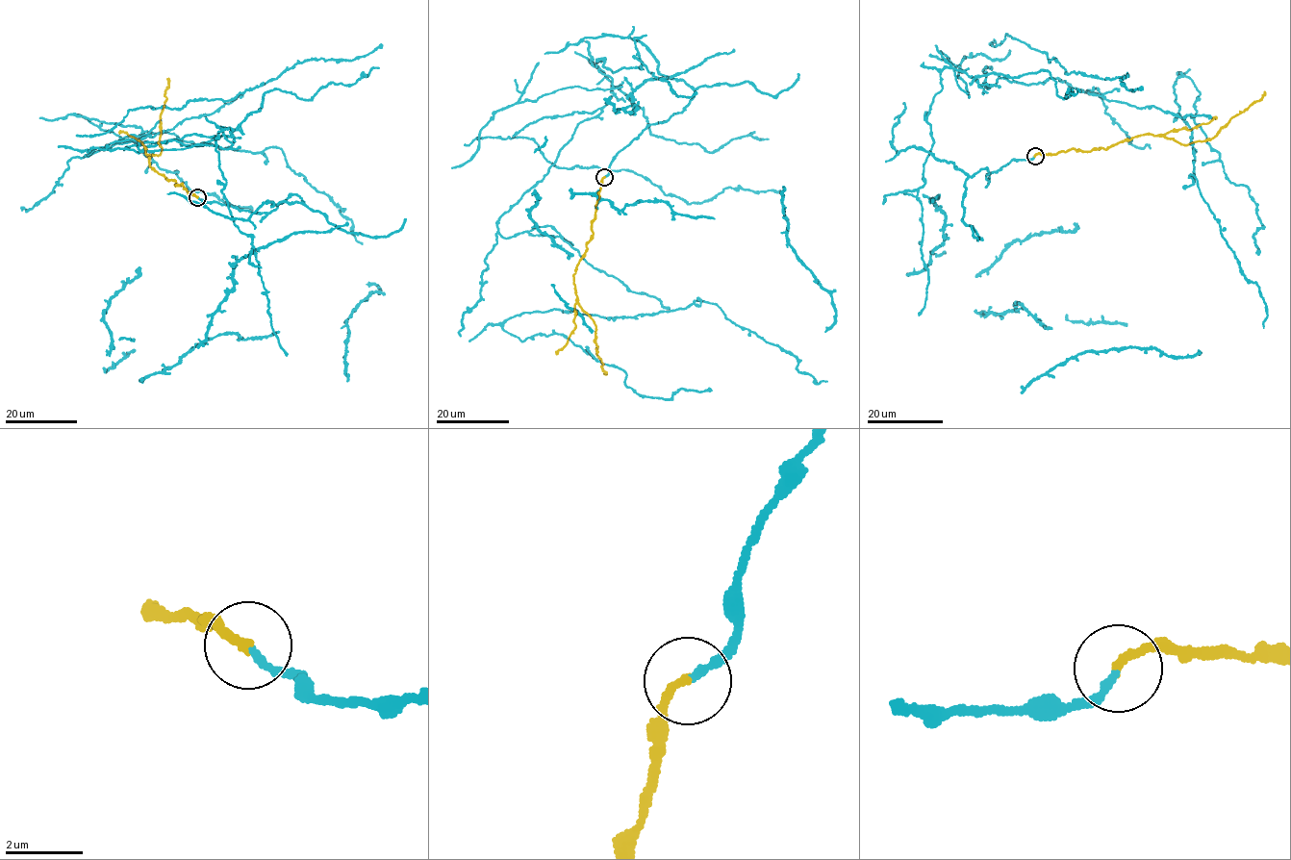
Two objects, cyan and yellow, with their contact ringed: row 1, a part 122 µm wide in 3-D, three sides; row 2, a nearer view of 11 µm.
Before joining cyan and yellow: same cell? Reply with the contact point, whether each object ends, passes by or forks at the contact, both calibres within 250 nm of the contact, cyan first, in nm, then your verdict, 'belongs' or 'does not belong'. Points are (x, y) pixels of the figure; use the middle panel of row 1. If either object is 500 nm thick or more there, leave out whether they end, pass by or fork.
at (604, 177); cyan ends there; yellow ends there; 190 nm thick on the cyan side, 240 nm on the other; belongs

